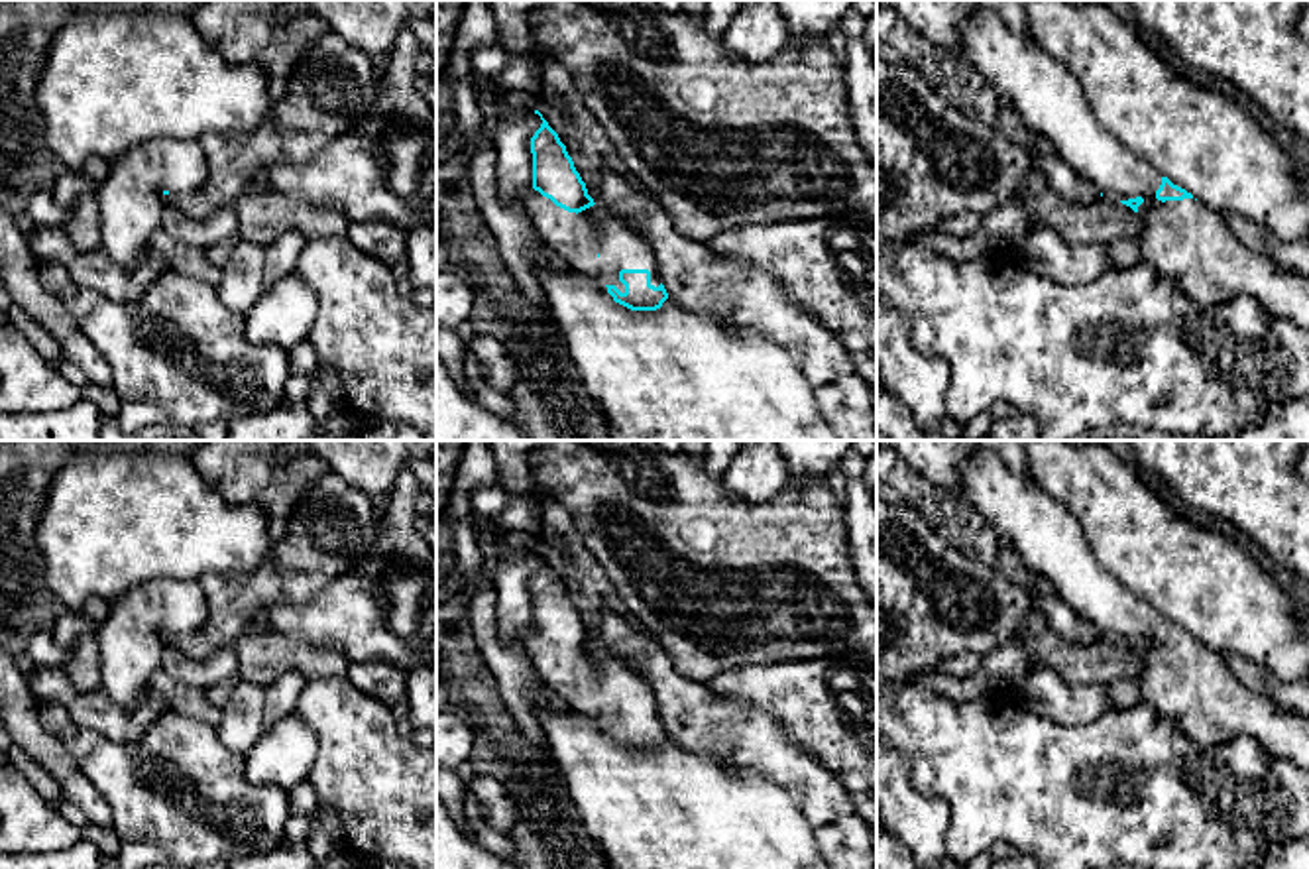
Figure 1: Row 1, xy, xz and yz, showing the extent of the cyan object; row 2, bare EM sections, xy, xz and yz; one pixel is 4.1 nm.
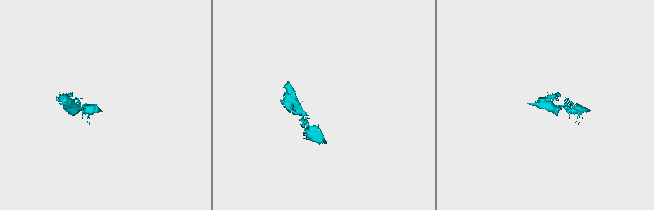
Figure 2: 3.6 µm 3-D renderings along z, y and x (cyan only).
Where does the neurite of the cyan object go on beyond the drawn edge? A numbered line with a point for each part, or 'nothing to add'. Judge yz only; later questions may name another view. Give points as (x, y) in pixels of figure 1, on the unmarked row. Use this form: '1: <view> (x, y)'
1: yz (1190, 685)

